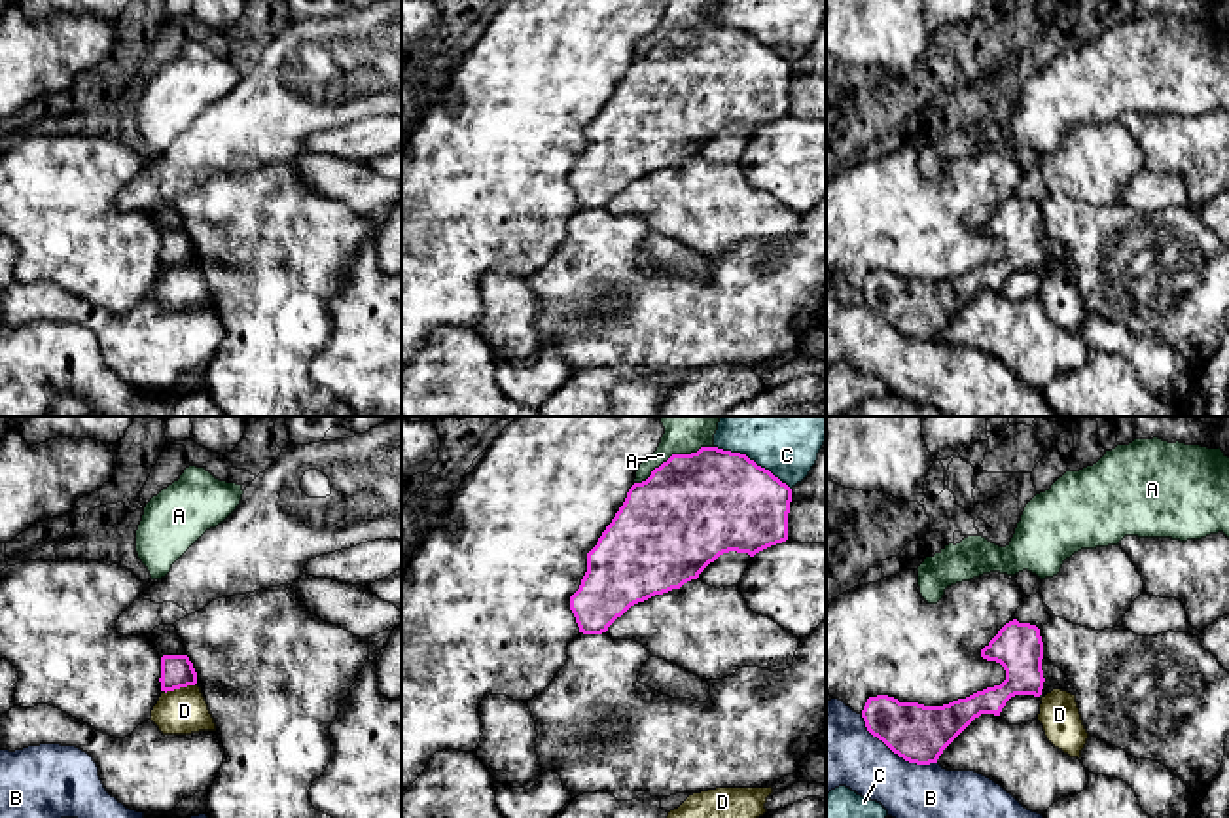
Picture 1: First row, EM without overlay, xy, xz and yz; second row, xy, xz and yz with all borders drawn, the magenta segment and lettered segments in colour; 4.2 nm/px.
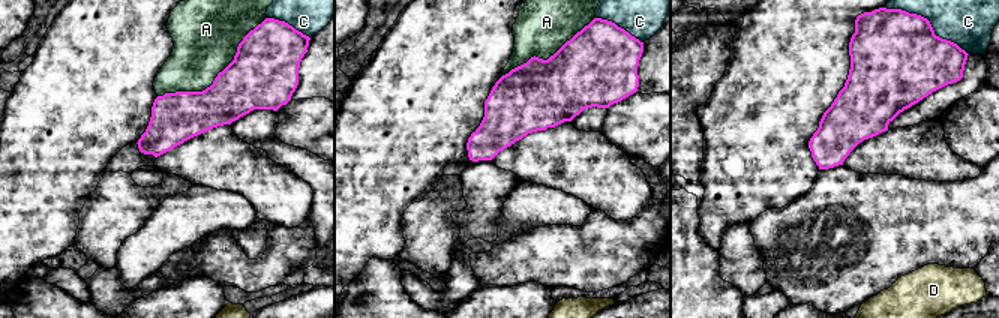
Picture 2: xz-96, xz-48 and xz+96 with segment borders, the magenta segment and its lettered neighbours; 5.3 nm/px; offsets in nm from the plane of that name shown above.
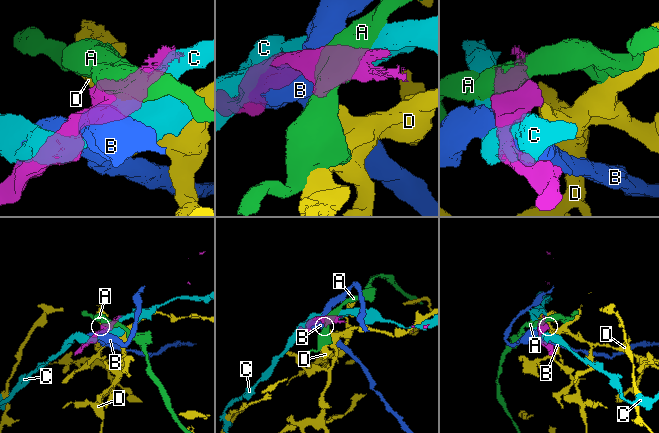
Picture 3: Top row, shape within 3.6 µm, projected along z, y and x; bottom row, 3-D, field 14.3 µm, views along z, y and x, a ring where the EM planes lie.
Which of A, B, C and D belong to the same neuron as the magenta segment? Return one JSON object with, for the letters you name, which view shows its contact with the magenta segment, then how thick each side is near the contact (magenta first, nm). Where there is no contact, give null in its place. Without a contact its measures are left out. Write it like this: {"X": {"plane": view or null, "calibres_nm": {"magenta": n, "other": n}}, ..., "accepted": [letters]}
{"accepted": []}

